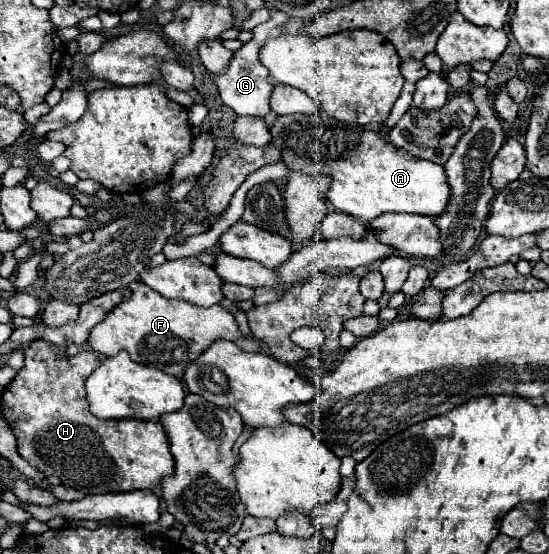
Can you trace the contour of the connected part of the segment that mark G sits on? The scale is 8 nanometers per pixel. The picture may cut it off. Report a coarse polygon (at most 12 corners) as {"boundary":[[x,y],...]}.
{"boundary":[[272,25],[234,53],[216,81],[236,115],[272,117],[272,83],[258,51]]}

